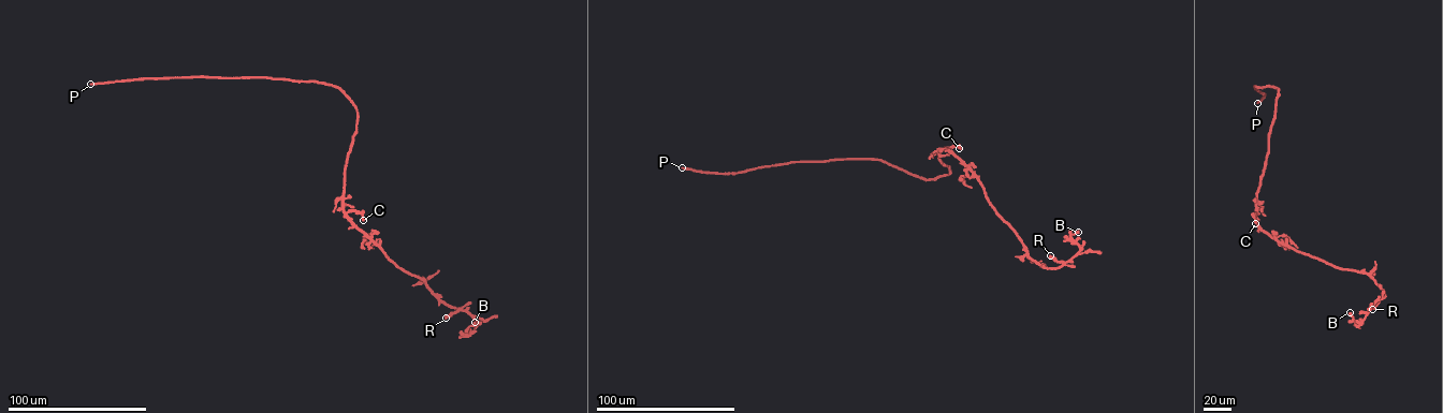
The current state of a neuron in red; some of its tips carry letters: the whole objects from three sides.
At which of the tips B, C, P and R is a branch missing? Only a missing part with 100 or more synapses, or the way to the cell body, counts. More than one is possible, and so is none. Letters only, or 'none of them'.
P

